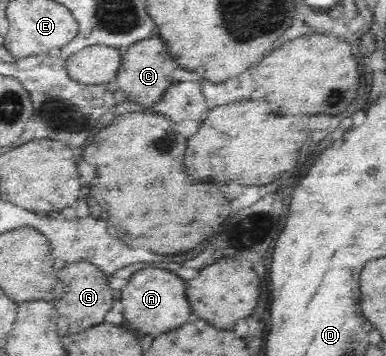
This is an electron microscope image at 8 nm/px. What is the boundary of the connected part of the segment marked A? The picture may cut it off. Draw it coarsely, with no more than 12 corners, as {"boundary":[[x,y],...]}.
{"boundary":[[146,267],[121,291],[131,327],[161,335],[187,323],[185,281]]}

